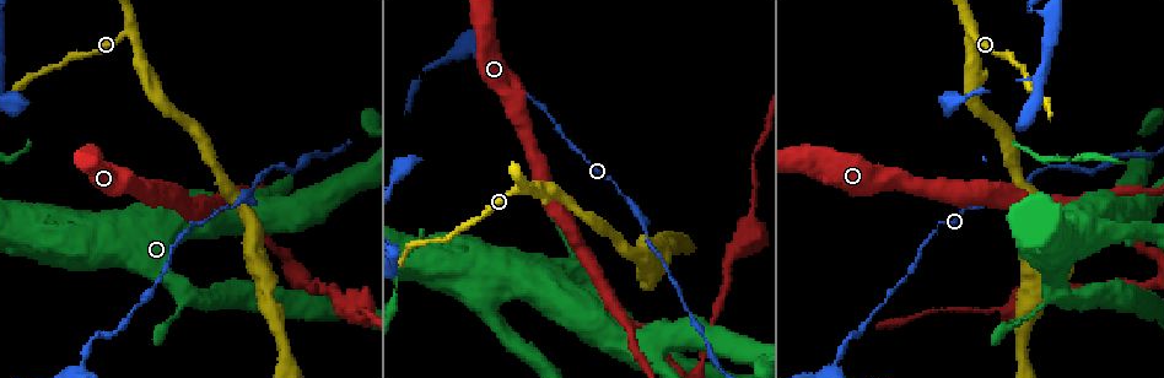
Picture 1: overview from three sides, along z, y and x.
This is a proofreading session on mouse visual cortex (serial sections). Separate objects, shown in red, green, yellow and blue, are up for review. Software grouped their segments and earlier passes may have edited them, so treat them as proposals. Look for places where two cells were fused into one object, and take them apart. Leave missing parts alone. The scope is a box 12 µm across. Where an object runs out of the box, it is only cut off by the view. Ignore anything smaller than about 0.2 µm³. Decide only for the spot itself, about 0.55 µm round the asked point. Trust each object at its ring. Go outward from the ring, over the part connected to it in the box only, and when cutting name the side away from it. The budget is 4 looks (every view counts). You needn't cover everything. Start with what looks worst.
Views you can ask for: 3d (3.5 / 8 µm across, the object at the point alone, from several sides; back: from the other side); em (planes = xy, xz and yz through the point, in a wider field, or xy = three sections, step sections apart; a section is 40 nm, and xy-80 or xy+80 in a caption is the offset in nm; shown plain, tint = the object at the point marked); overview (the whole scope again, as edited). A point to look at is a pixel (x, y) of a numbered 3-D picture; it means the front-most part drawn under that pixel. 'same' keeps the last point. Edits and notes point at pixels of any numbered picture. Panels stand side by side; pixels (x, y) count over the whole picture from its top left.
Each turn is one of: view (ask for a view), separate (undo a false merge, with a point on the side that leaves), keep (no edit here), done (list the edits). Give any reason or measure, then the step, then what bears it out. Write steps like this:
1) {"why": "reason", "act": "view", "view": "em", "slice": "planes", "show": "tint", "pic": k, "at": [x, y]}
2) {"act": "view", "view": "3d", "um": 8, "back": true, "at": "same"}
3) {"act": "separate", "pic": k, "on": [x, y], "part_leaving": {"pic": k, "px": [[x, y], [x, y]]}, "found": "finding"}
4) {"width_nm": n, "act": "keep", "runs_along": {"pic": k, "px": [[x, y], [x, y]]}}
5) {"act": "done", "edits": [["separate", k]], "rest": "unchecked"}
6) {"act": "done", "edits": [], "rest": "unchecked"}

{"act": "view", "view": "3d", "um": 3.5, "pic": 1, "at": [475, 51]}

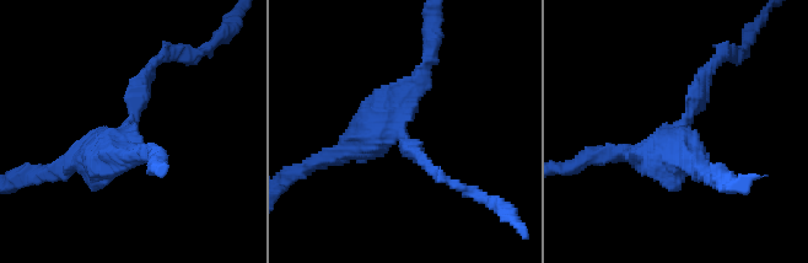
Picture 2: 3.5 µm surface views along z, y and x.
{"arms": 3, "arm_widths_nm": [150, 350, 350], "why": "now the EM", "act": "view", "view": "em", "slice": "xy", "step": 5, "show": "tint", "pic": 2, "at": [685, 122]}

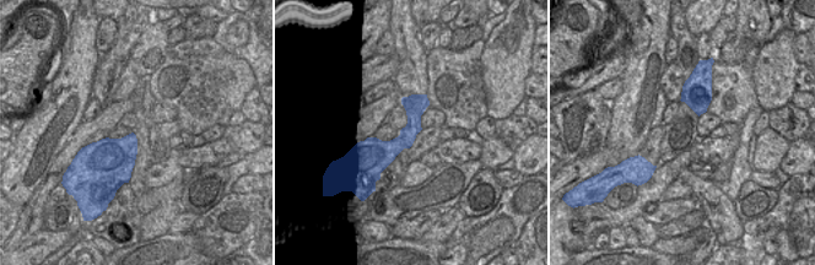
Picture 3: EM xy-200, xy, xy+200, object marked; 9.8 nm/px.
{"act": "keep", "runs_along": {"pic": 2, "px": [[717, 59], [671, 141], [629, 153]]}, "found": "all the same cell"}

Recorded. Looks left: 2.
{"why": "sudden change in width", "act": "view", "view": "3d", "um": 3.5, "back": true, "pic": 1, "at": [631, 203]}

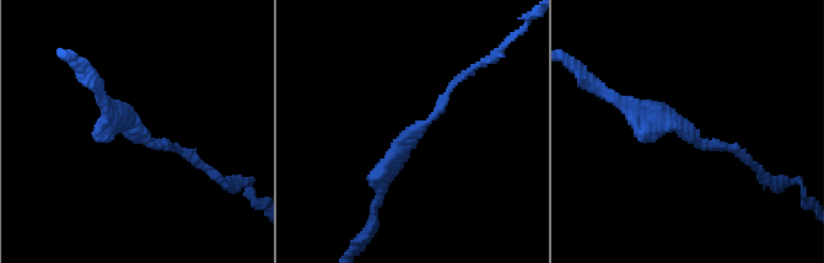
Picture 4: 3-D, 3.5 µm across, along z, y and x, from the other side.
{"why": "shape alone is not enough", "act": "view", "view": "em", "slice": "xy", "step": 2, "show": "tint", "pic": 4, "at": [141, 130]}

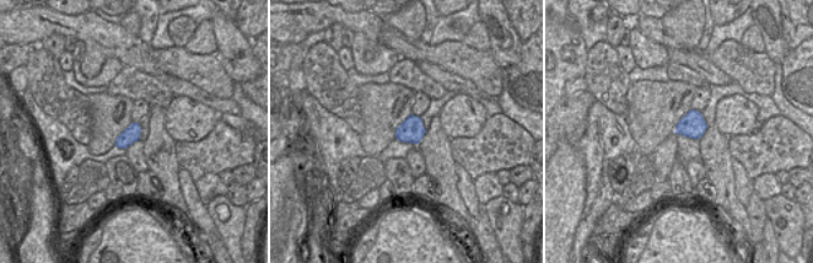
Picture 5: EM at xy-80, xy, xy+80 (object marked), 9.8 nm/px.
{"act": "keep", "runs_along": {"pic": 4, "px": [[464, 75], [403, 144], [381, 194]]}, "found": "one cell here"}

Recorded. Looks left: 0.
{"act": "done", "edits": [], "rest": "unchecked"}

